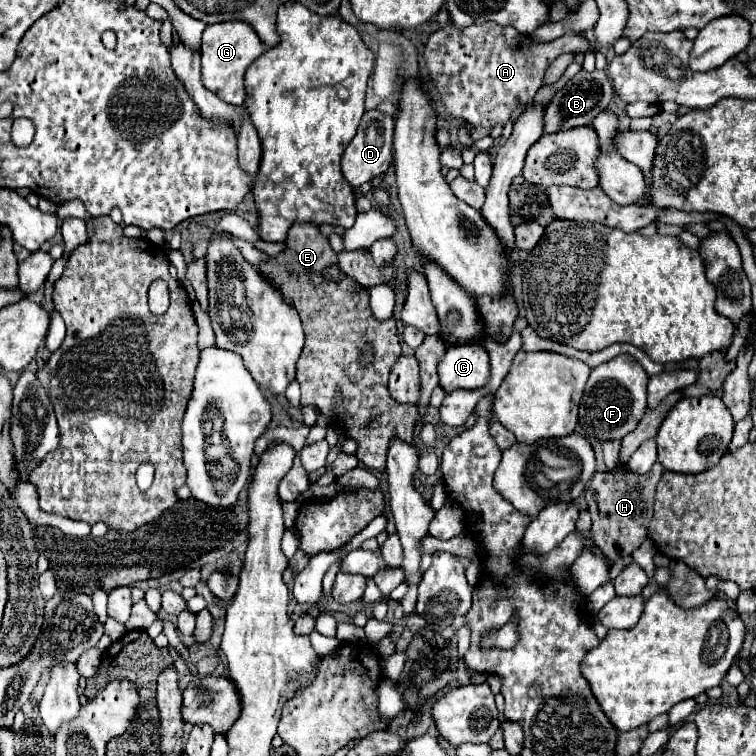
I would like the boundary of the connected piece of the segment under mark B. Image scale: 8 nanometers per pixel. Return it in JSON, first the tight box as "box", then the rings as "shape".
{"box":[544,69,612,133],"shape":[[[594,69],[592,73],[588,71],[578,71],[554,97],[550,107],[546,109],[544,117],[544,133],[556,133],[556,131],[568,131],[574,127],[590,125],[596,115],[600,115],[612,99],[612,85],[606,75],[606,71]]]}

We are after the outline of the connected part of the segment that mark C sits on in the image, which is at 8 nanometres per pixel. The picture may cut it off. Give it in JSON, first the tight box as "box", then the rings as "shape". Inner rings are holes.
{"box":[440,343,490,393],"shape":[[[480,343],[450,345],[440,359],[440,387],[450,393],[454,389],[480,389],[490,381],[490,357]]]}

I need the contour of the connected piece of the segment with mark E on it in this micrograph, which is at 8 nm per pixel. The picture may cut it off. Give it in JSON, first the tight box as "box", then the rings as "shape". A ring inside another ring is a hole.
{"box":[258,223,416,471],"shape":[[[296,223],[292,225],[292,229],[288,231],[286,237],[286,251],[270,257],[266,261],[260,261],[258,269],[260,275],[268,277],[268,281],[272,281],[280,291],[282,297],[296,307],[300,321],[304,325],[304,333],[306,333],[306,345],[304,351],[298,359],[298,383],[302,389],[302,405],[312,405],[321,414],[331,415],[334,396],[338,391],[342,393],[342,405],[336,409],[335,416],[331,419],[331,425],[337,425],[348,439],[354,439],[358,449],[356,449],[356,457],[368,467],[368,469],[376,469],[376,471],[386,471],[386,455],[388,455],[388,445],[392,441],[392,437],[402,439],[404,443],[414,445],[414,419],[416,419],[416,407],[408,405],[408,403],[396,403],[394,399],[390,399],[388,395],[388,375],[392,365],[396,363],[396,359],[402,355],[402,347],[400,347],[400,337],[398,337],[398,329],[396,329],[396,321],[394,317],[386,319],[386,321],[378,321],[372,315],[370,309],[370,297],[368,297],[368,289],[358,285],[356,279],[348,277],[344,271],[340,271],[338,279],[328,279],[324,277],[324,271],[328,267],[338,267],[338,253],[332,251],[330,241],[326,235],[320,233],[320,227],[316,223]],[[370,345],[374,351],[374,359],[372,363],[364,365],[360,361],[360,351]]]}

